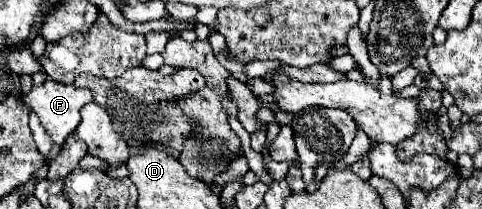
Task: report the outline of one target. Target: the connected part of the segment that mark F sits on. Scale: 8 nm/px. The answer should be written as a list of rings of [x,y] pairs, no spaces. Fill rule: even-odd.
[[[44,81],[20,97],[28,109],[36,111],[44,129],[54,143],[64,145],[70,133],[78,127],[80,109],[92,101],[90,89],[78,89],[58,81]]]

